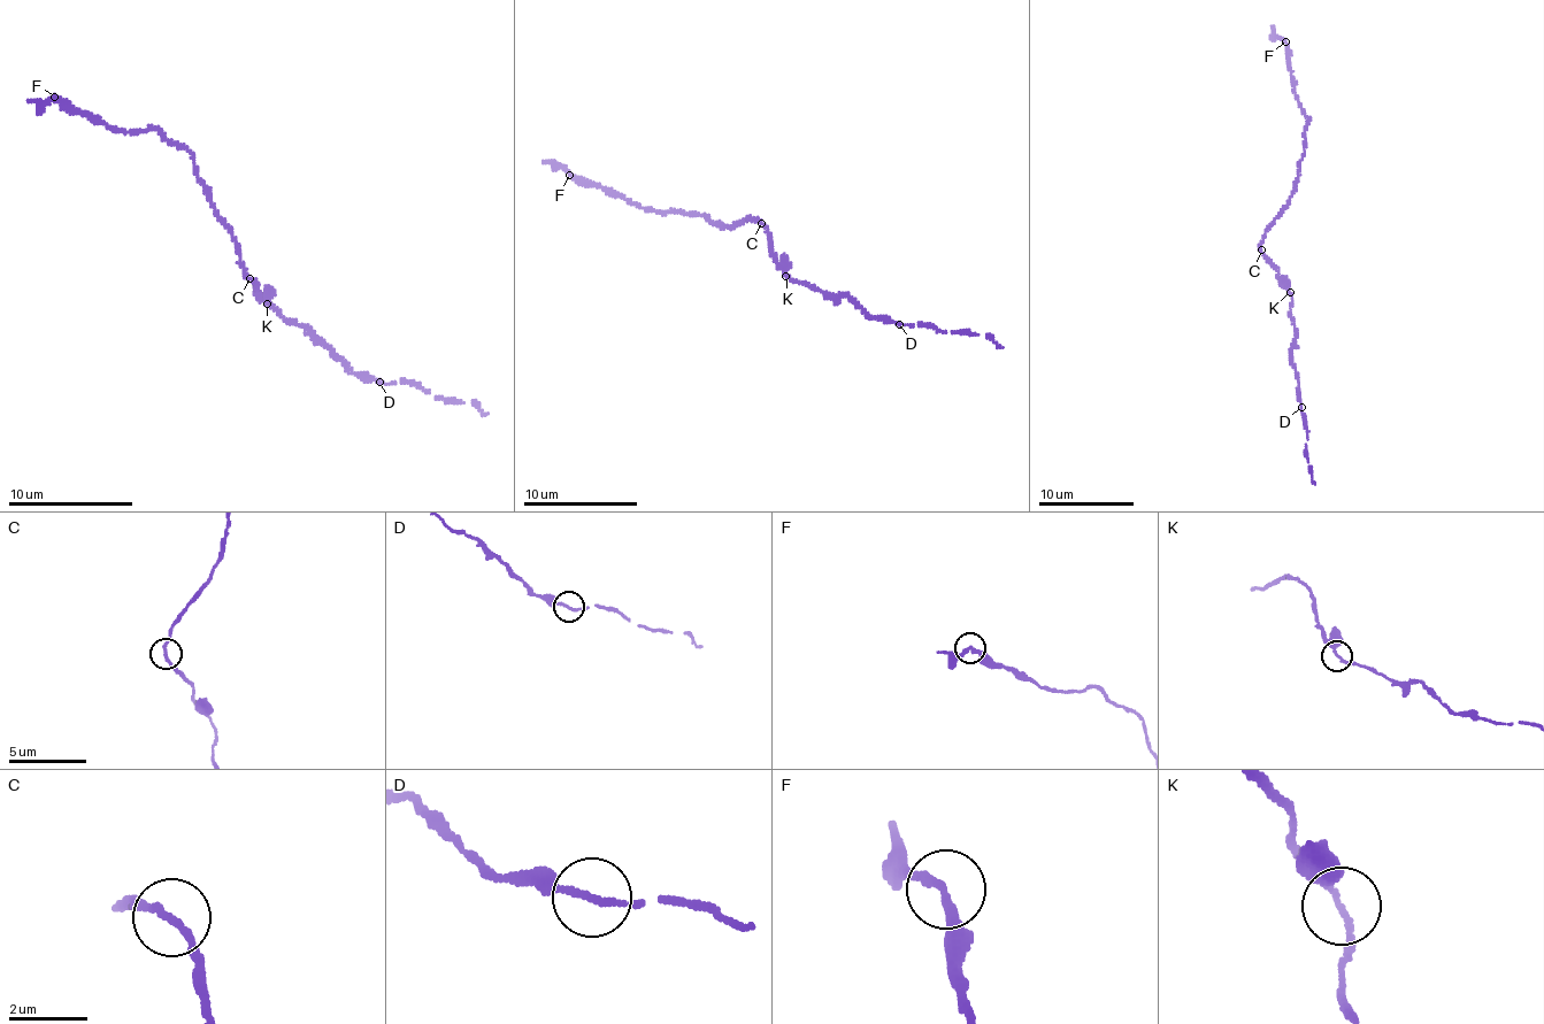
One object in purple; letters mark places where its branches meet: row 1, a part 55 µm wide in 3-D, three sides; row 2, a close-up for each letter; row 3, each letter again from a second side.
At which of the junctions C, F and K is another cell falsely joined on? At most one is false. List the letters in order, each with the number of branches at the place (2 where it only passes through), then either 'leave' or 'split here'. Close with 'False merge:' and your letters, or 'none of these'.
C: branches 2; leave
F: branches 2; leave
K: branches 2; leave
False merge: none of these

